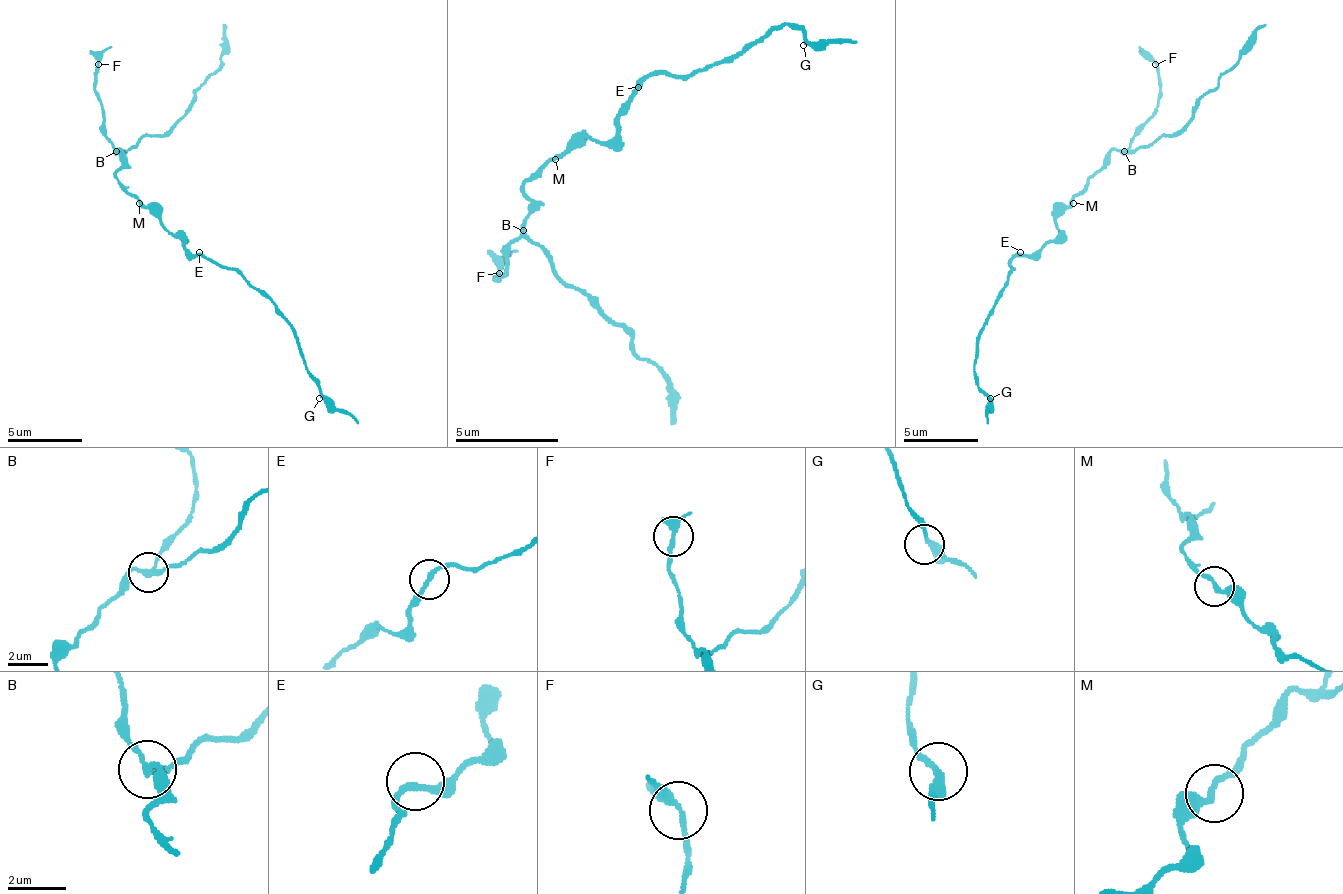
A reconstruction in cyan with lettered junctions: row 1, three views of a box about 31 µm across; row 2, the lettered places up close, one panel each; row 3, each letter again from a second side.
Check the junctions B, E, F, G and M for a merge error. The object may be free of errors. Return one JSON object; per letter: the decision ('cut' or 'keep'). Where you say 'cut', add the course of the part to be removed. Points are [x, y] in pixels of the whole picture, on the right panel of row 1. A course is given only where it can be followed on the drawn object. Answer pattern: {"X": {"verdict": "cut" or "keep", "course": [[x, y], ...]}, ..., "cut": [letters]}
{"B": {"verdict": "cut", "course": [[1125, 150], [1151, 147], [1189, 120], [1264, 23]]}, "E": {"verdict": "keep"}, "F": {"verdict": "keep"}, "G": {"verdict": "keep"}, "M": {"verdict": "keep"}, "cut": ["B"]}

